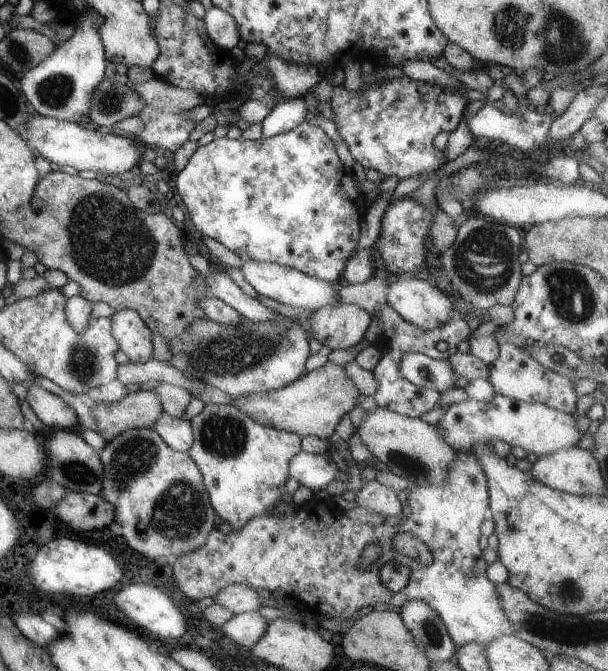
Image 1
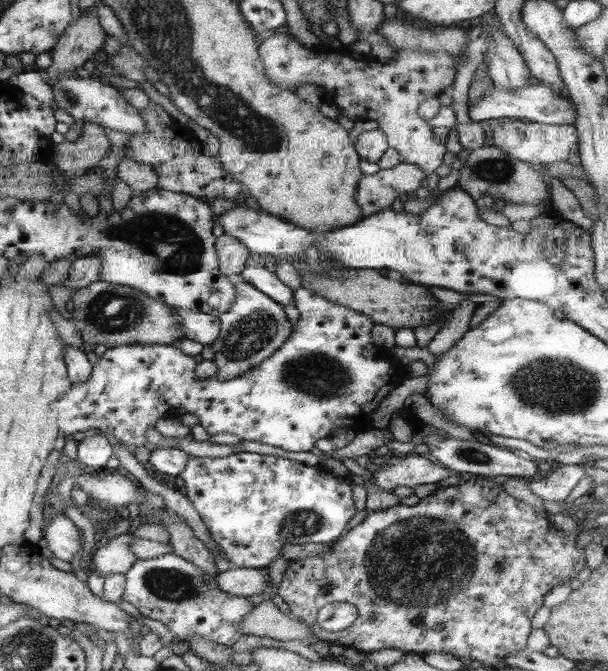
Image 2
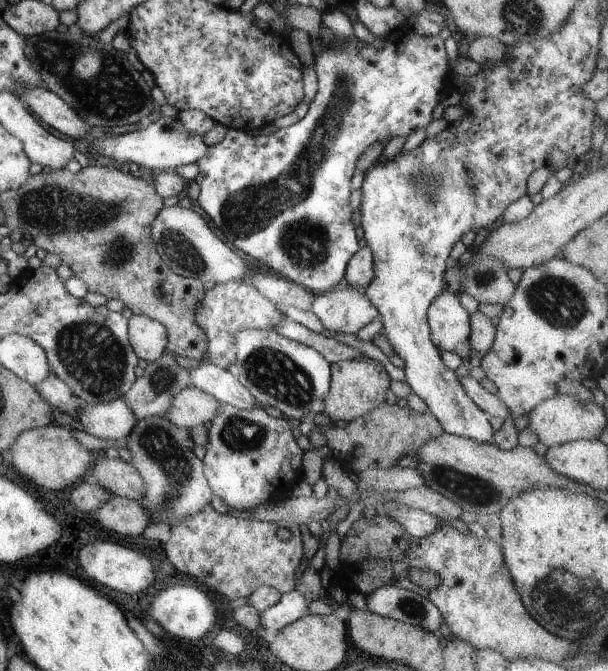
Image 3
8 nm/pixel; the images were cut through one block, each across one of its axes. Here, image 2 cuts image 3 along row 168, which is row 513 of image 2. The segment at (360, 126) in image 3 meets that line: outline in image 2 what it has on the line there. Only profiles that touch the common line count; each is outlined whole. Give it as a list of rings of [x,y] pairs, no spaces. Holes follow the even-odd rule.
[[[238,452],[224,458],[191,457],[179,476],[184,480],[185,496],[199,512],[212,540],[225,552],[231,568],[267,568],[272,560],[281,557],[284,544],[333,543],[356,514],[350,477],[335,476],[321,465],[307,466],[288,458]]]

